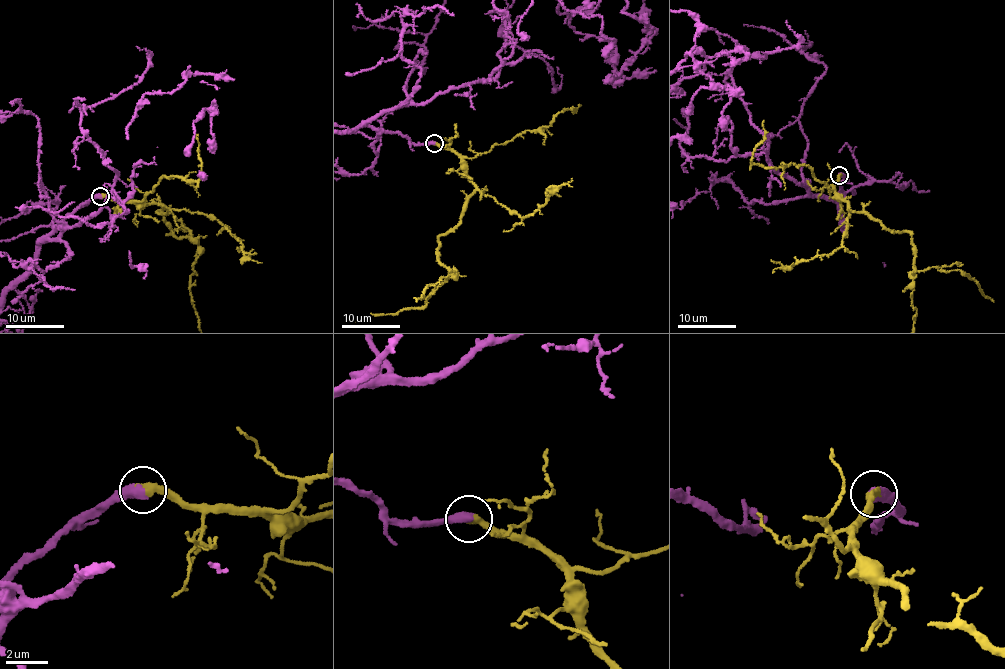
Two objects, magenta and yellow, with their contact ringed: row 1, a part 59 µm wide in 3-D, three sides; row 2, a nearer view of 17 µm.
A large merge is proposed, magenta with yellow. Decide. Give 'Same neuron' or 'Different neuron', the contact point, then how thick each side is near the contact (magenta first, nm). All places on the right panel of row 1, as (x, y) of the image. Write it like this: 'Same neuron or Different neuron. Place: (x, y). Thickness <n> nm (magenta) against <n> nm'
Same neuron. Place: (839, 175). Thickness 500 nm (magenta) against 440 nm

